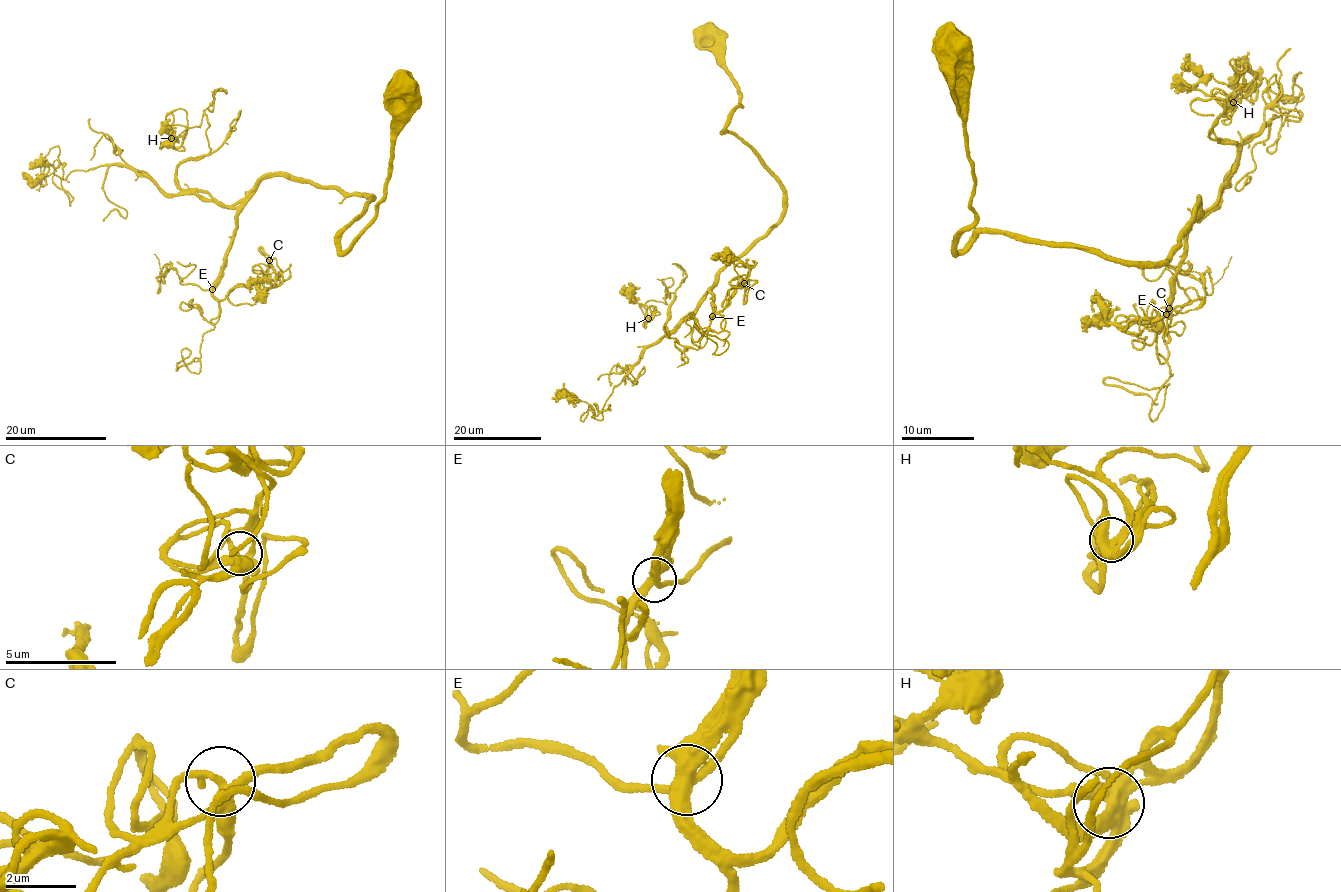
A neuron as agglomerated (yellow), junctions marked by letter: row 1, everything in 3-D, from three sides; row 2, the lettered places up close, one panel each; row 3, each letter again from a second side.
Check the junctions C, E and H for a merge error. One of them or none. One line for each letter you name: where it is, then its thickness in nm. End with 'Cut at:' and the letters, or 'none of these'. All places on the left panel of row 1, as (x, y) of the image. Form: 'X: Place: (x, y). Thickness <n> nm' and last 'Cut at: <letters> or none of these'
Cut at: none of these

